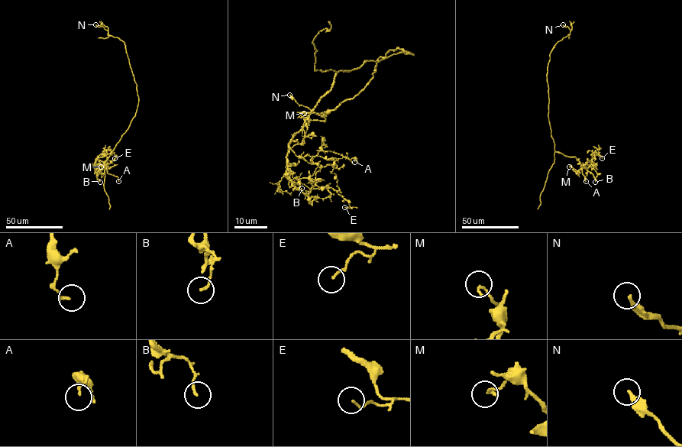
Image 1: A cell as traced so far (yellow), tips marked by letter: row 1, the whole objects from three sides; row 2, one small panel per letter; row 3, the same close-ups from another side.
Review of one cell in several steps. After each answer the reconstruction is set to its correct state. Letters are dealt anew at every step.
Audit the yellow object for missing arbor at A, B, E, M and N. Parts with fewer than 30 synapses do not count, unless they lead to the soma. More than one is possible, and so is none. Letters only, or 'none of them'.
none of them

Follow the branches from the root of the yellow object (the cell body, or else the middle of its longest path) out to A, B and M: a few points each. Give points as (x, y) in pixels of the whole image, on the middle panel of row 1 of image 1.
A: (395, 53), (339, 71), (289, 143), (297, 156), (314, 157), (323, 150), (354, 162)
B: (395, 53), (336, 73), (333, 86), (321, 98), (289, 143), (289, 177), (293, 186), (299, 190), (302, 188)
M: (395, 53), (339, 71), (289, 149), (304, 138), (304, 113)

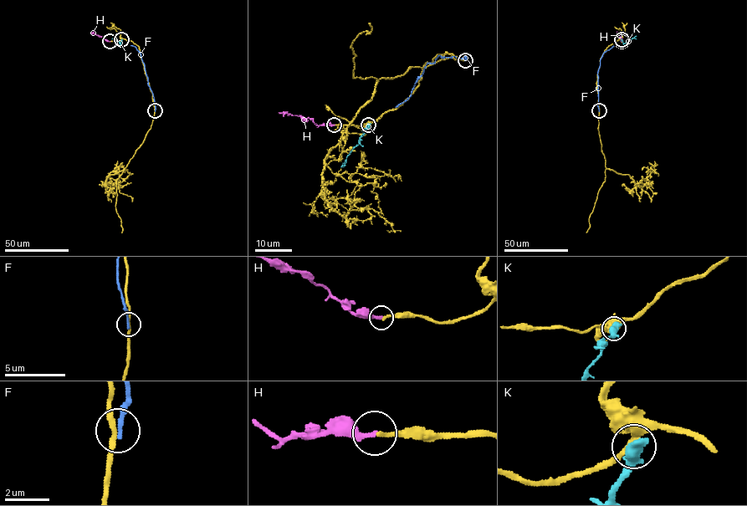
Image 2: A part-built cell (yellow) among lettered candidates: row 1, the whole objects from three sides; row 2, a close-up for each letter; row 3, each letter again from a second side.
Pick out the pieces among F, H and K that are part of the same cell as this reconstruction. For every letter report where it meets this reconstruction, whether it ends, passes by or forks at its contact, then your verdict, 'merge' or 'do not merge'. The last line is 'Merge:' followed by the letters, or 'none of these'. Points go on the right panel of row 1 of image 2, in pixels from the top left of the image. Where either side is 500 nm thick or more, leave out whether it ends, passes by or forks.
F: contact (599, 110); it ends; do not merge
H: contact (621, 41); it ends; merge
K: contact (621, 39); do not merge
Merge: H

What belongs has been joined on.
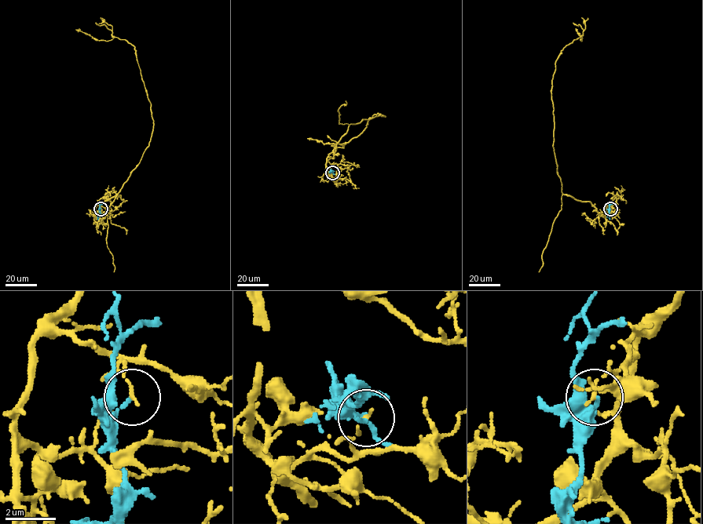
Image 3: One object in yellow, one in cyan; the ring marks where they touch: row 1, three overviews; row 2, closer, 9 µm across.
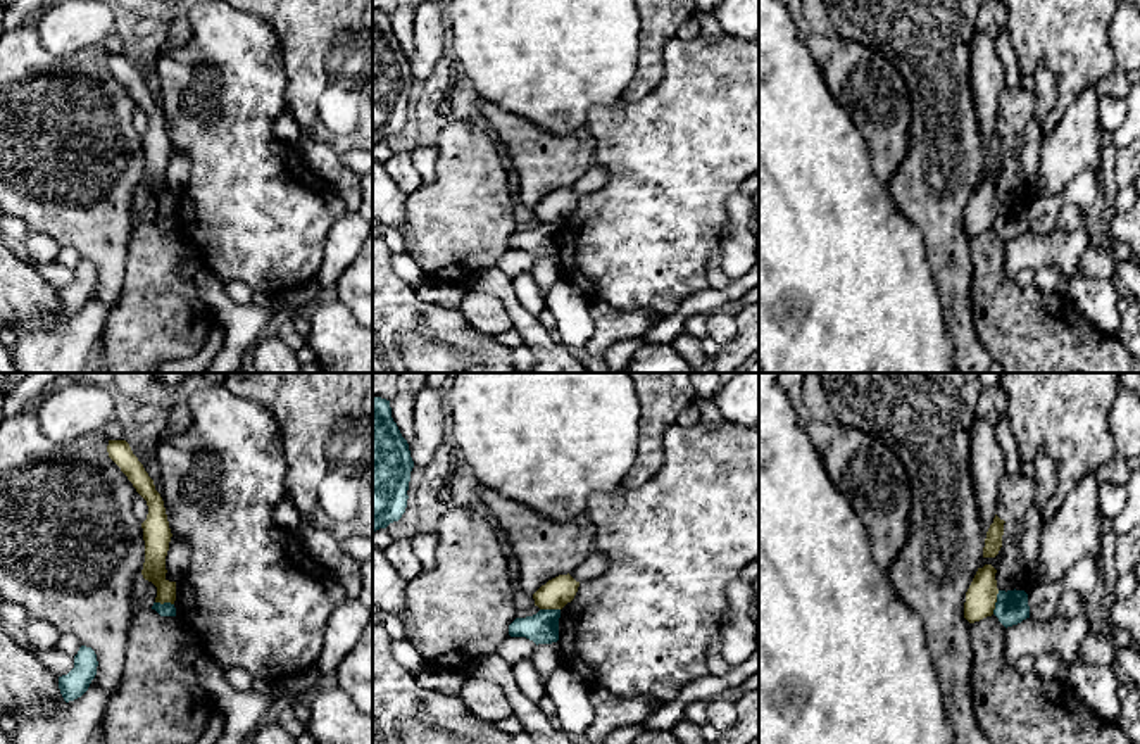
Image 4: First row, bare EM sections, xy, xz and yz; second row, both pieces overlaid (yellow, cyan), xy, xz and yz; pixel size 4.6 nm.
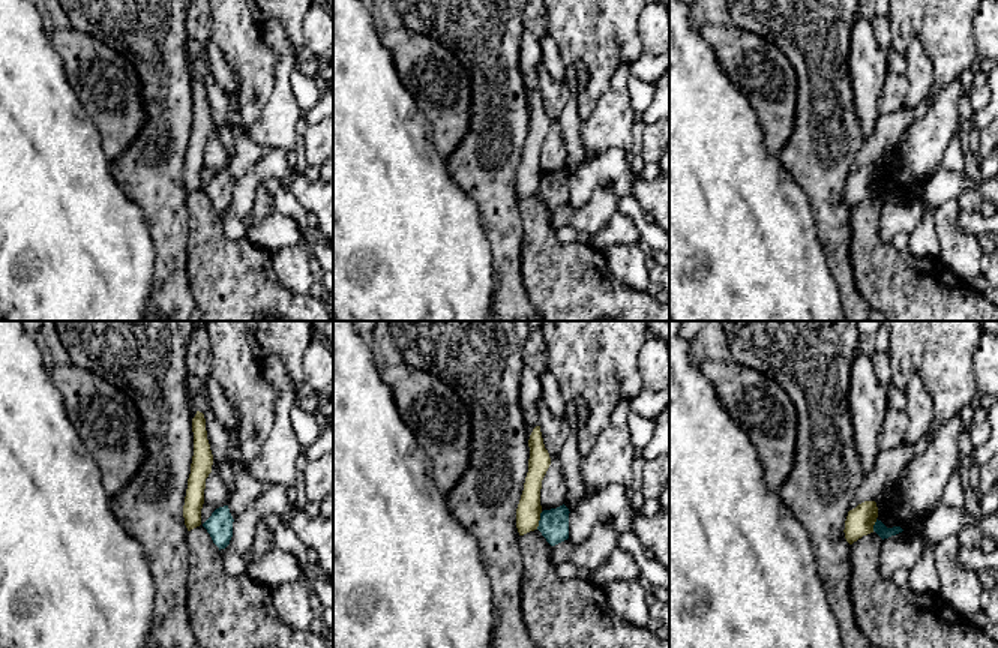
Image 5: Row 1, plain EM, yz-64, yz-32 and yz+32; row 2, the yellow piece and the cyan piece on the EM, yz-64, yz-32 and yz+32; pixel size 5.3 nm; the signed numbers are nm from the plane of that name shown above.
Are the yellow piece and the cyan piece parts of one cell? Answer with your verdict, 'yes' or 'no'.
no

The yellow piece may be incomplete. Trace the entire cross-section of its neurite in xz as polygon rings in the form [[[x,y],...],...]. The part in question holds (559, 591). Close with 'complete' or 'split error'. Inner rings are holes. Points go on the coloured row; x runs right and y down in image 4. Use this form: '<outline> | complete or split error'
[[[569,573],[559,575],[533,594],[535,606],[540,609],[562,609],[574,599],[578,587],[579,582],[576,582]]] | complete

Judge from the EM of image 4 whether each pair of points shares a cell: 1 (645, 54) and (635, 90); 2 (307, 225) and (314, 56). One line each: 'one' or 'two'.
1: one
2: two

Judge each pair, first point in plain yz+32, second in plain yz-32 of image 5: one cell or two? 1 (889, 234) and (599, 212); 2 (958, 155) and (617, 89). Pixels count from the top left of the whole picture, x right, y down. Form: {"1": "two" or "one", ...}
{"1": "one", "2": "two"}

